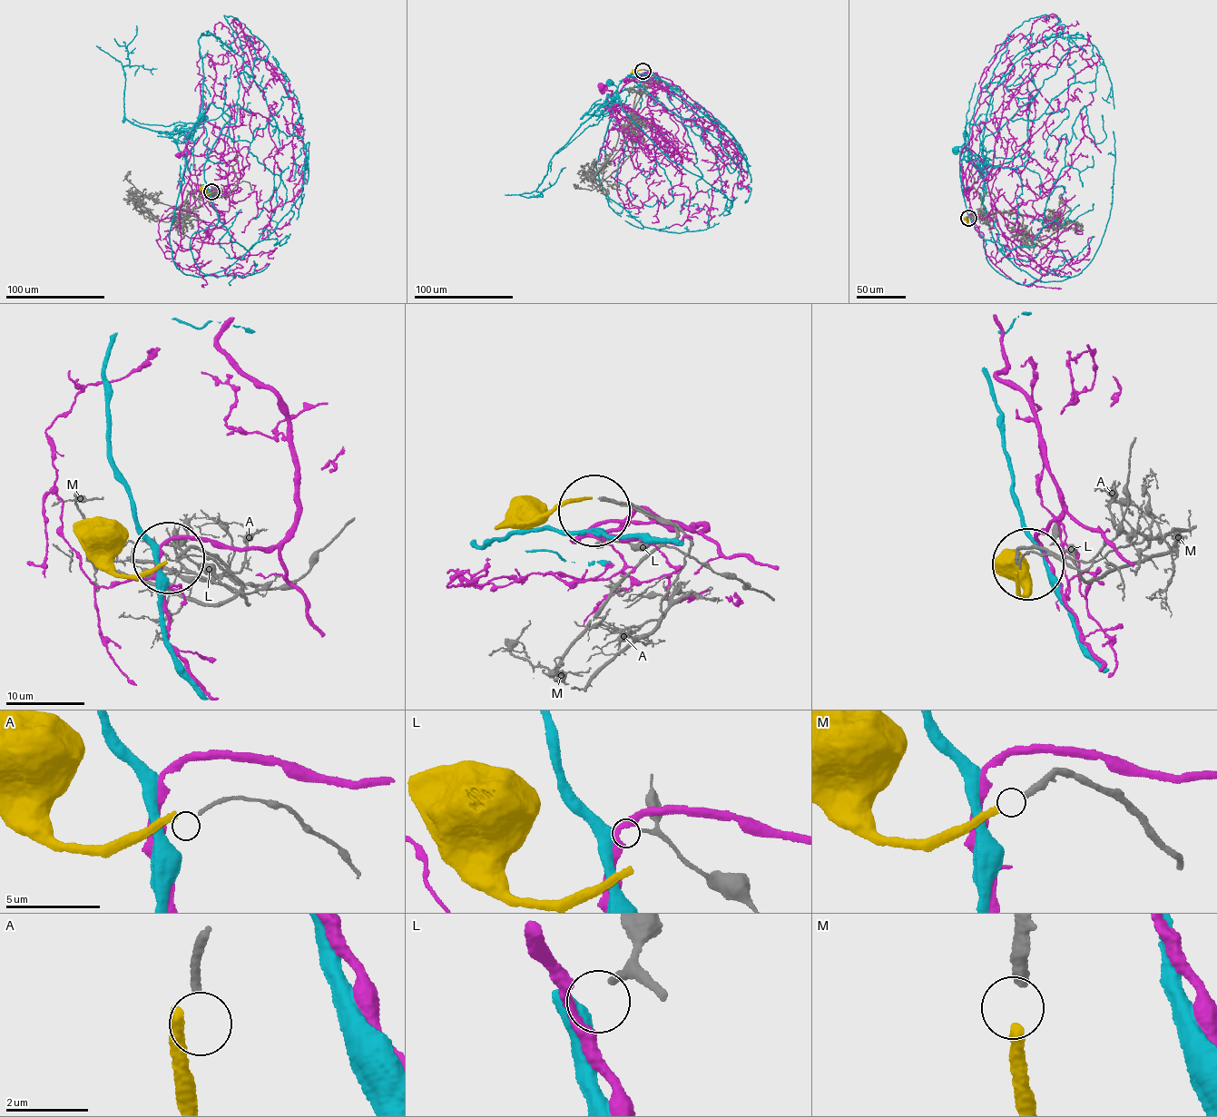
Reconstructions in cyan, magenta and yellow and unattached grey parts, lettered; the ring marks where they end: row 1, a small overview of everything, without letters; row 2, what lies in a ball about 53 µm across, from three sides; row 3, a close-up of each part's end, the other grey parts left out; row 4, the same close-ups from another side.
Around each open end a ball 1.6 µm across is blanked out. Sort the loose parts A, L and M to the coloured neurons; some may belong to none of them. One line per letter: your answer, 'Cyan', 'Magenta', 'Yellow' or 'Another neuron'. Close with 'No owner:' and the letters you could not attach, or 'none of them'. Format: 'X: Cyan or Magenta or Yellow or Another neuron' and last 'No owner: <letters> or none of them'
A: Another neuron
L: Cyan
M: Yellow
No owner: A

